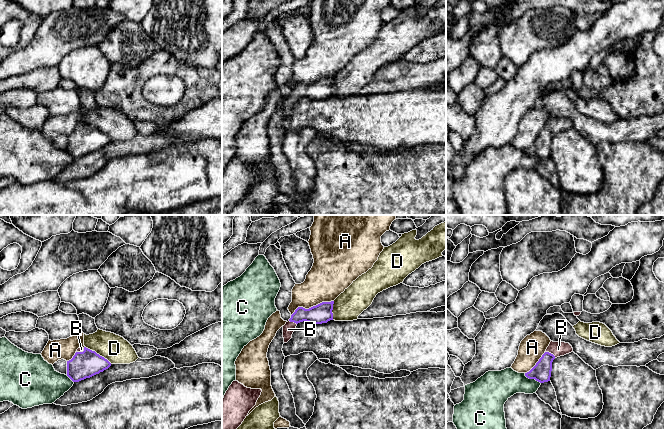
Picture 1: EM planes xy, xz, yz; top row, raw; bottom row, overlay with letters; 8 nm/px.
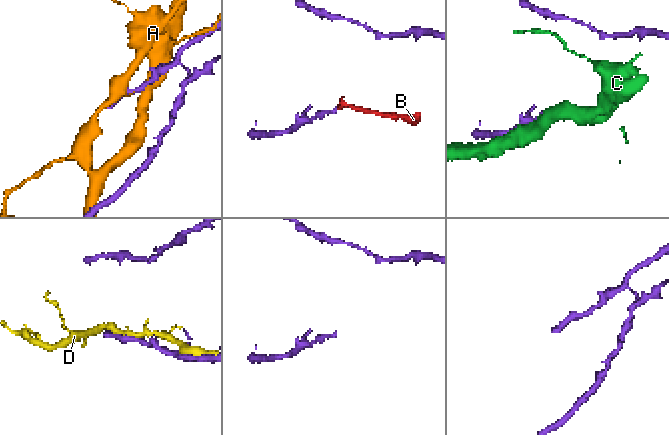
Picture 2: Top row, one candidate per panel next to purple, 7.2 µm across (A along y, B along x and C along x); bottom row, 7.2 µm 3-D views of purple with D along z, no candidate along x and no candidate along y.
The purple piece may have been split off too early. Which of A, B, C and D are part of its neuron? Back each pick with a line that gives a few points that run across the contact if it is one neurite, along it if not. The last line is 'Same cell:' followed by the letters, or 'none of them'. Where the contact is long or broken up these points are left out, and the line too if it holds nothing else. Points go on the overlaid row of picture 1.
B: line yz (541, 372), (550, 353), (558, 349)
Same cell: B

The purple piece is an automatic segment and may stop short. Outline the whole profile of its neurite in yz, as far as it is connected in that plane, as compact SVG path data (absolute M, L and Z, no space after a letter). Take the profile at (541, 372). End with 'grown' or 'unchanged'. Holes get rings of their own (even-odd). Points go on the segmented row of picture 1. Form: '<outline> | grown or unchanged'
M551 341L545 353L536 365L529 372L525 373L525 376L540 383L550 381L553 360L571 352L573 352L573 348L569 343Z | grown

